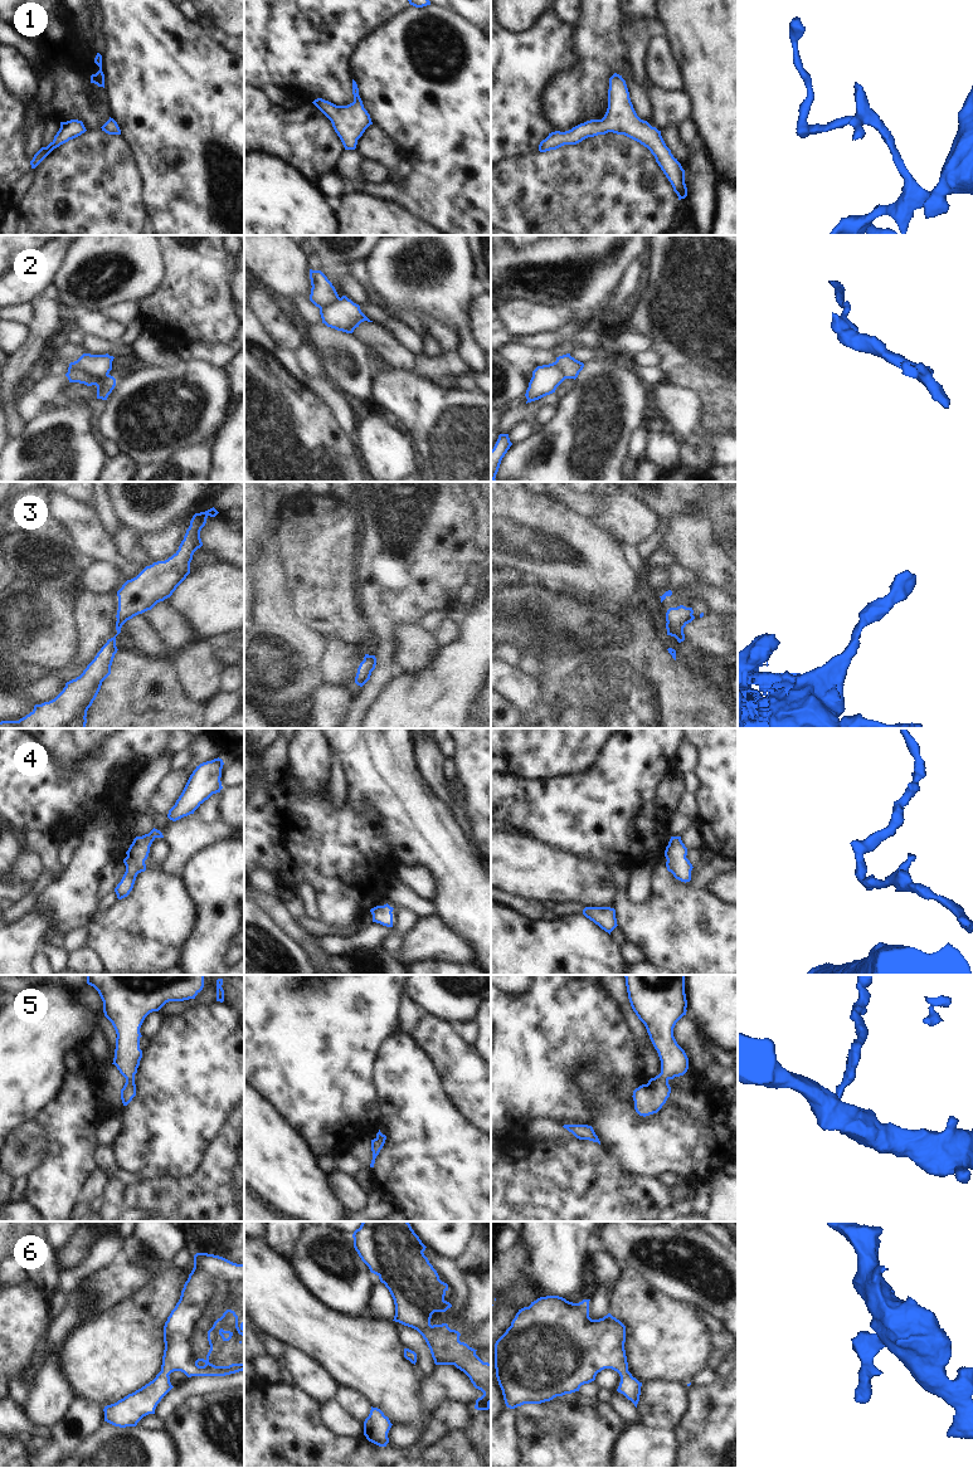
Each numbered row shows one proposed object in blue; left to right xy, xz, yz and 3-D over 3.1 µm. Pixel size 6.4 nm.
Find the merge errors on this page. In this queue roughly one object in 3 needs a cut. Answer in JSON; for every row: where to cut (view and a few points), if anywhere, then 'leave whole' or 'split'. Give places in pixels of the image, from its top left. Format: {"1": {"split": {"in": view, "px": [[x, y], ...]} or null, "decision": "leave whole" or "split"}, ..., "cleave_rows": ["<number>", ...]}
{"1": {"split": null, "decision": "leave whole"}, "2": {"split": {"in": "xy", "px": [[74, 361], [82, 370], [97, 379], [107, 375]]}, "decision": "split"}, "3": {"split": null, "decision": "leave whole"}, "4": {"split": null, "decision": "leave whole"}, "5": {"split": null, "decision": "leave whole"}, "6": {"split": null, "decision": "leave whole"}, "cleave_rows": ["2"]}

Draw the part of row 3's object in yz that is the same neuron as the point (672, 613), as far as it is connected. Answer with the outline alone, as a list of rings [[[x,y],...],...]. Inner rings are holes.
[[[683,605],[670,608],[666,613],[667,635],[675,637],[678,643],[683,642],[683,628],[695,619],[692,614],[692,608],[686,608]]]

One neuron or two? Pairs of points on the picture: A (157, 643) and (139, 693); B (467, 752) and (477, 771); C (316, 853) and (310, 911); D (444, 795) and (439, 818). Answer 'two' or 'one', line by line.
A: two
B: one
C: two
D: two

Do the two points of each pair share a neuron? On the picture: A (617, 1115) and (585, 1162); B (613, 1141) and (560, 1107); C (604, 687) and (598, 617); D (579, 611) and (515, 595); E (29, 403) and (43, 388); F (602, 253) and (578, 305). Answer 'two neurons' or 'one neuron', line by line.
A: two neurons
B: two neurons
C: two neurons
D: one neuron
E: one neuron
F: one neuron

